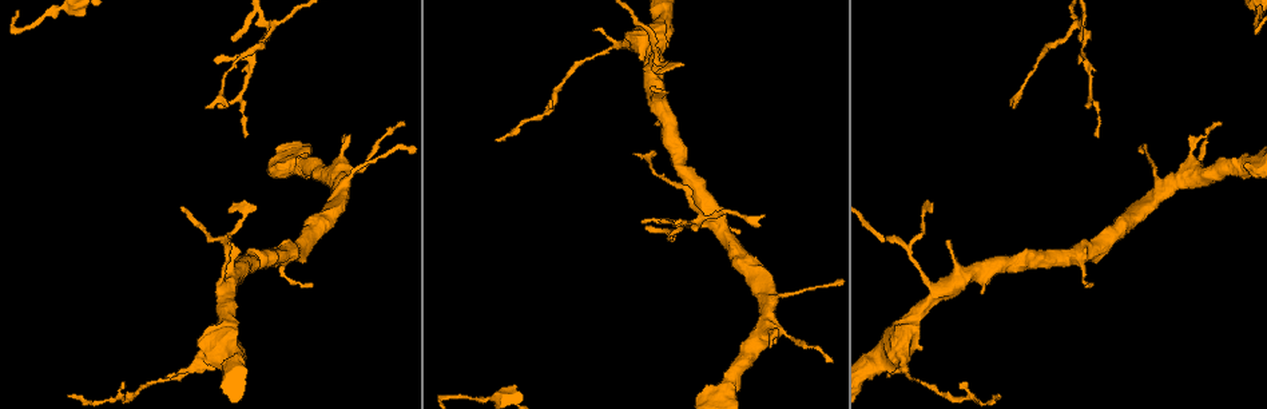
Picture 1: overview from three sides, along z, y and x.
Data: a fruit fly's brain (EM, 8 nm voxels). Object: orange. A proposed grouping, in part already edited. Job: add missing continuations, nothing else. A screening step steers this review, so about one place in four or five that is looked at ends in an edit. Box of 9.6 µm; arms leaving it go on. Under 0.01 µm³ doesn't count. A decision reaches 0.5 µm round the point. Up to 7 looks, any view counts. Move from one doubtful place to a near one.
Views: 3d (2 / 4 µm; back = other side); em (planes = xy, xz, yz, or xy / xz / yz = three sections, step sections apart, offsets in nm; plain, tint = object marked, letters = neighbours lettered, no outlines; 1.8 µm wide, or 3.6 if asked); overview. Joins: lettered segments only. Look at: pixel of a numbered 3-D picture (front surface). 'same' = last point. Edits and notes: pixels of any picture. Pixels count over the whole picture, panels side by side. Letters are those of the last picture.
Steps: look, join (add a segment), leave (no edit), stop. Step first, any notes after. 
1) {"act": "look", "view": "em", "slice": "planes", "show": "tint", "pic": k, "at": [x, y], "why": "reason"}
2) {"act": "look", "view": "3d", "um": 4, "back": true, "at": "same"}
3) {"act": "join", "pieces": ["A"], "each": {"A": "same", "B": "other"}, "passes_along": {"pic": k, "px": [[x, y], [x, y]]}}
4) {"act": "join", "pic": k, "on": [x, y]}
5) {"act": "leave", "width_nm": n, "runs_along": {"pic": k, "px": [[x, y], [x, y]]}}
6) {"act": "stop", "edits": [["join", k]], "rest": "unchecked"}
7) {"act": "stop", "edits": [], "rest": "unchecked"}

{"act": "look", "view": "3d", "um": 4, "pic": 1, "at": [661, 220], "why": "free end"}

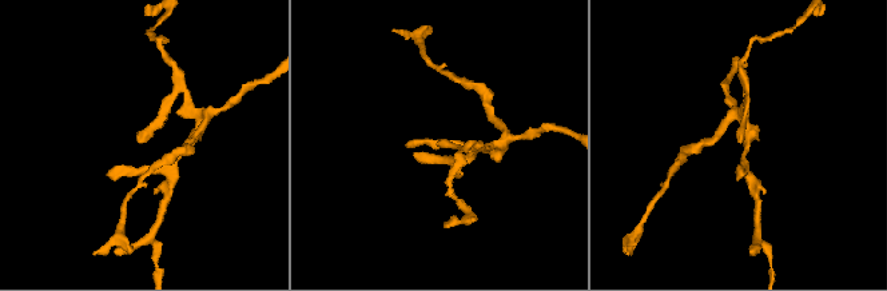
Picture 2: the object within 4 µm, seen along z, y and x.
{"act": "look", "view": "em", "slice": "xy", "step": 16, "show": "tint", "pic": 2, "at": [138, 136]}

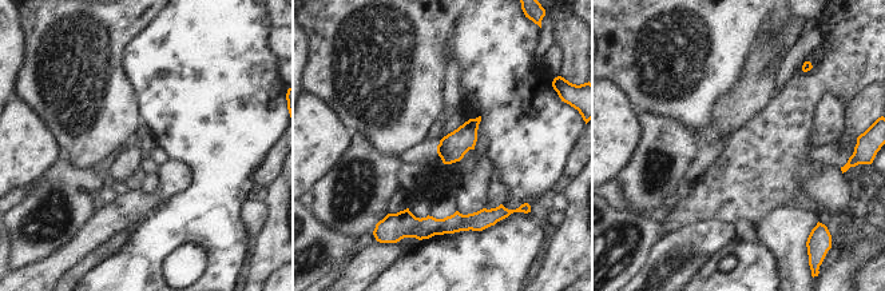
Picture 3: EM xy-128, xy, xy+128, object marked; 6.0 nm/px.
{"act": "look", "view": "em", "slice": "planes", "show": "letters", "at": "same"}

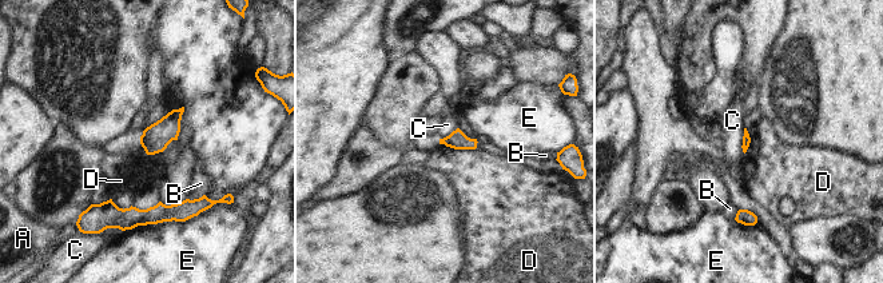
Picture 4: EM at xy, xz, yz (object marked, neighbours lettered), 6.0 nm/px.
{"act": "leave", "each": {"A": "other", "B": "other", "C": "other", "D": "other", "E": "other"}, "border": {"pic": 4, "px": [[743, 128], [742, 151], [744, 154]]}, "found": "none of them fits"}

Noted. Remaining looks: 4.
{"act": "look", "view": "em", "slice": "planes", "show": "letters", "pic": 1, "at": [1095, 136], "why": "tapers out"}

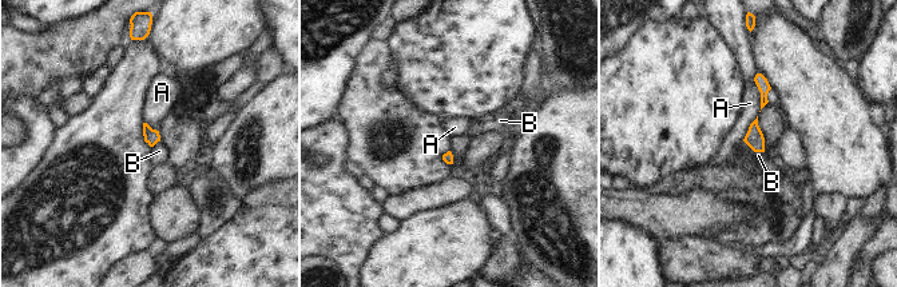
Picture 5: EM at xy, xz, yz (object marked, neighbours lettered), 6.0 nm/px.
{"act": "leave", "each": {"A": "other", "B": "other"}, "border": {"pic": 5, "px": [[449, 151], [453, 163]]}, "found": "none of them fits"}

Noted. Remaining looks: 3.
{"act": "look", "view": "3d", "um": 2, "back": true, "pic": 1, "at": [312, 287]}

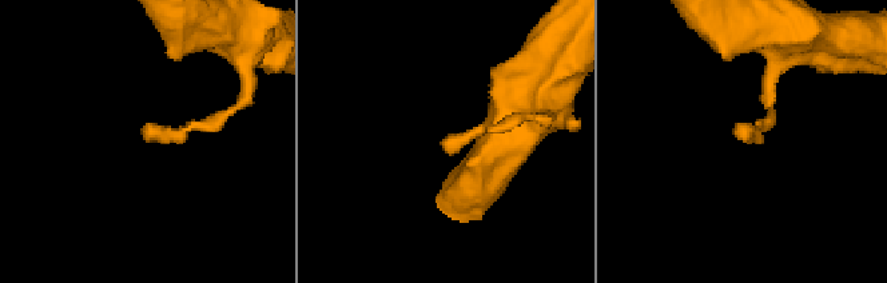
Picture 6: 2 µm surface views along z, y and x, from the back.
{"act": "look", "view": "em", "slice": "planes", "show": "letters", "pic": 6, "at": [440, 142], "why": "need the tissue"}

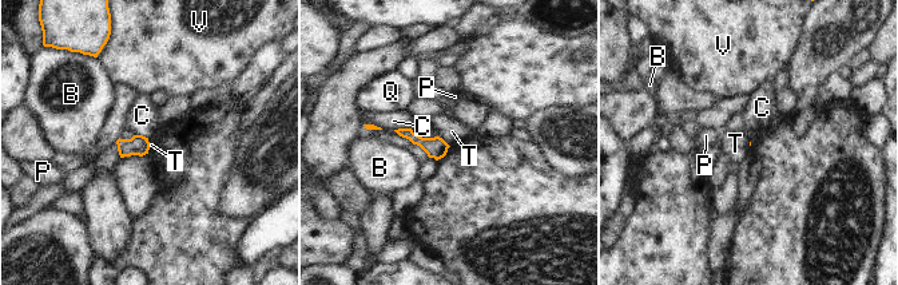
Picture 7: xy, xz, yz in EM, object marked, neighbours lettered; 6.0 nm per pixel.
{"act": "leave", "each": {"B": "other", "C": "other", "P": "other", "Q": "other", "T": "other", "V": "other"}, "border": {"pic": 7, "px": [[436, 135], [449, 146]]}, "found": "none of them fits"}

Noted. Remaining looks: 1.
{"act": "stop", "edits": [], "rest": "unchecked"}

